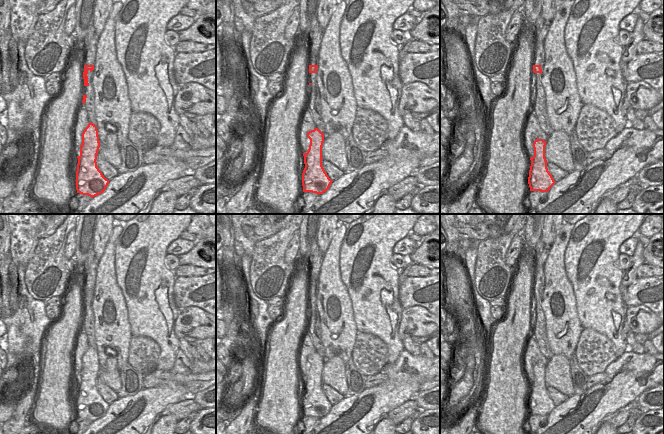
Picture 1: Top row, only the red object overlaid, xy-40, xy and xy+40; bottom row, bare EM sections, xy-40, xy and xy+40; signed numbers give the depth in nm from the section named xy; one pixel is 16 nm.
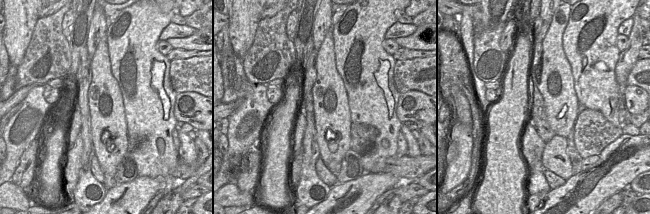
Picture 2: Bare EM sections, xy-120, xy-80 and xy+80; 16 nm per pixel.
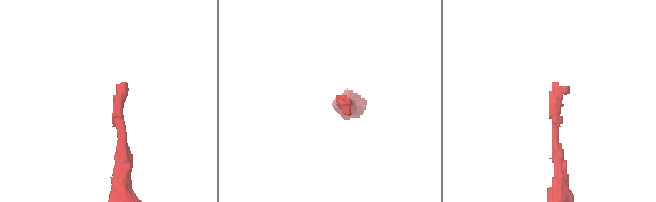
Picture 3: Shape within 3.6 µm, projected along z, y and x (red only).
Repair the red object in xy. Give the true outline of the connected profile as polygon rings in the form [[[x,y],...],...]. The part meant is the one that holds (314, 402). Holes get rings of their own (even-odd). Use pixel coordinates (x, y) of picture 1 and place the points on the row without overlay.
[[[318,352],[307,357],[310,363],[309,373],[303,377],[305,392],[302,397],[303,416],[323,418],[333,406],[322,390],[322,370],[324,357]]]

